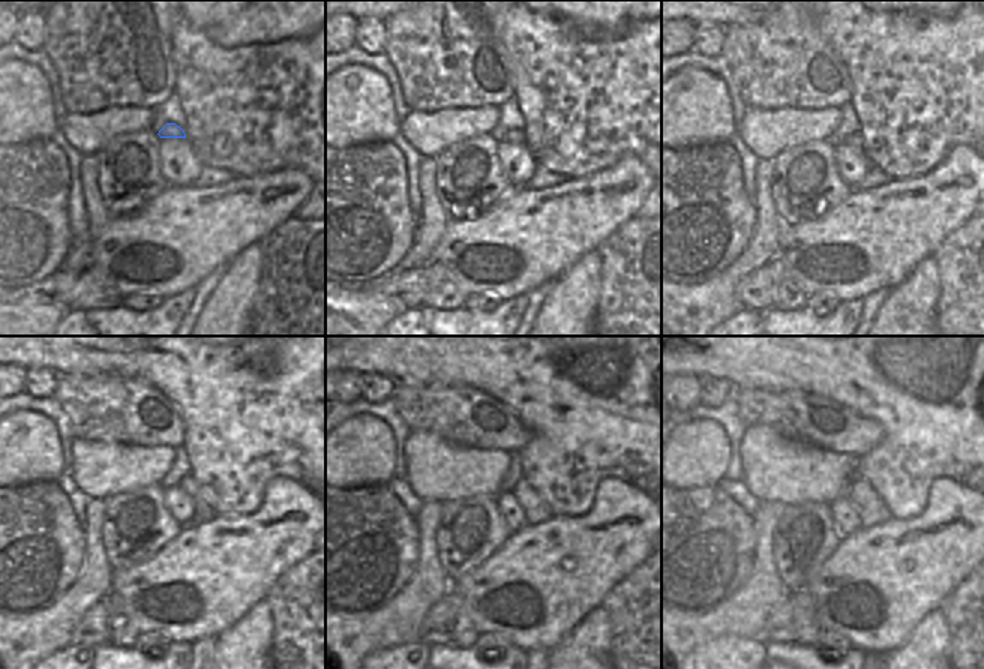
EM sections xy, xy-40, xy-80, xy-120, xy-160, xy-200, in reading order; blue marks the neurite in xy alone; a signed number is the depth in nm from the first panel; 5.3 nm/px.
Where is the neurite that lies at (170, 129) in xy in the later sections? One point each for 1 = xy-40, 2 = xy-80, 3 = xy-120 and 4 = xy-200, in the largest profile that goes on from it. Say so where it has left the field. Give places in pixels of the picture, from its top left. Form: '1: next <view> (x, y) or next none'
1: next xy-40 (515, 135)
2: next xy-80 (855, 140)
3: next xy-120 (203, 512)
4: next xy-200 (872, 510)

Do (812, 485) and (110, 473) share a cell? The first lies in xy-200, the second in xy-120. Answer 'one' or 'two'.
one

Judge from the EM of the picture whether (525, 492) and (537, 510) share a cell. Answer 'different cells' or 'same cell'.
same cell

